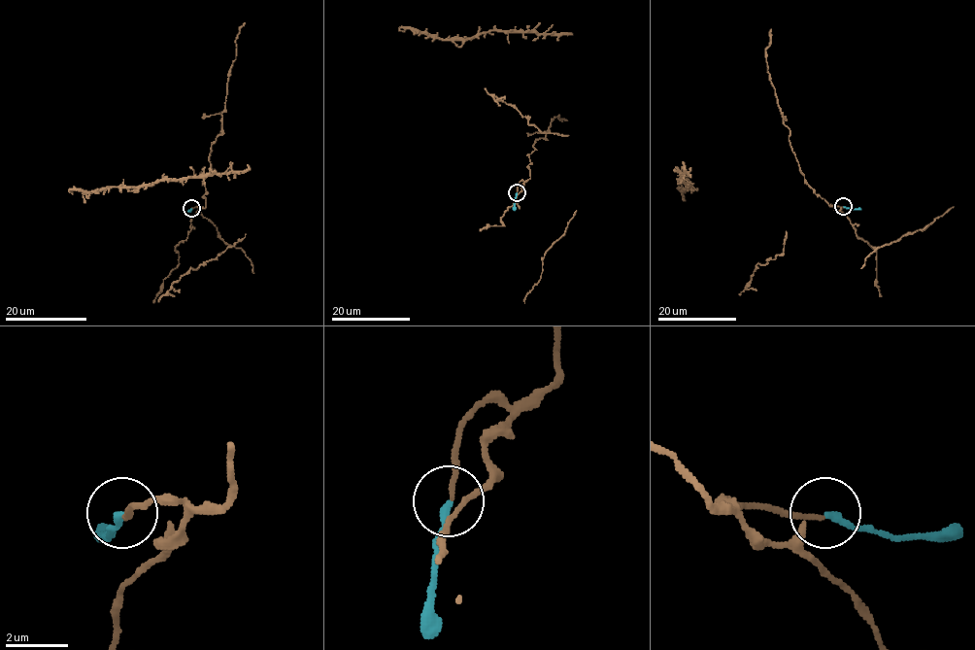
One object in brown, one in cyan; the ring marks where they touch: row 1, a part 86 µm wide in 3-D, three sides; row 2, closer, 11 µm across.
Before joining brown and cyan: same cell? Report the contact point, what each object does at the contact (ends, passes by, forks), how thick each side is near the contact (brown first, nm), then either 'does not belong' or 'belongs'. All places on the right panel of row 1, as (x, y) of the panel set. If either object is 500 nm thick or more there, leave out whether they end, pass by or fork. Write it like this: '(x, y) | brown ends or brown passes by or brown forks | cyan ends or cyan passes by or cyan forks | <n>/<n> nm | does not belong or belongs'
(843, 206) | brown ends | cyan ends | 140/240 nm | belongs

